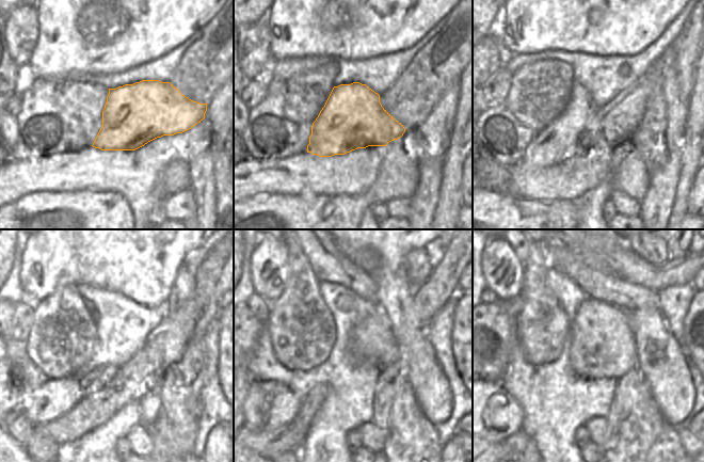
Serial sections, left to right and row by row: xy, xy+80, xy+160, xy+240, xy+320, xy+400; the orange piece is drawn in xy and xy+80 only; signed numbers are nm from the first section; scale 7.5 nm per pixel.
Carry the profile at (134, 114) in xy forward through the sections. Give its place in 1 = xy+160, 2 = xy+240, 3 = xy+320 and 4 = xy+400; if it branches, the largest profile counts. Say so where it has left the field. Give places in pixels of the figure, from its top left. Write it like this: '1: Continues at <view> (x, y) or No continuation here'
1: Continues at xy+160 (559, 141)
2: Continues at xy+240 (57, 396)
3: Continues at xy+320 (269, 404)
4: Continues at xy+400 (494, 415)

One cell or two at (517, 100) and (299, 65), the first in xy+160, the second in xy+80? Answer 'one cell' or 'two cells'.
two cells

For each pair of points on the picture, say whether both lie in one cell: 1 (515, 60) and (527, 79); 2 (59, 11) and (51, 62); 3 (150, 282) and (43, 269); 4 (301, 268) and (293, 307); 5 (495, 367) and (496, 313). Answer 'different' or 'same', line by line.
1: different
2: same
3: same
4: same
5: same

